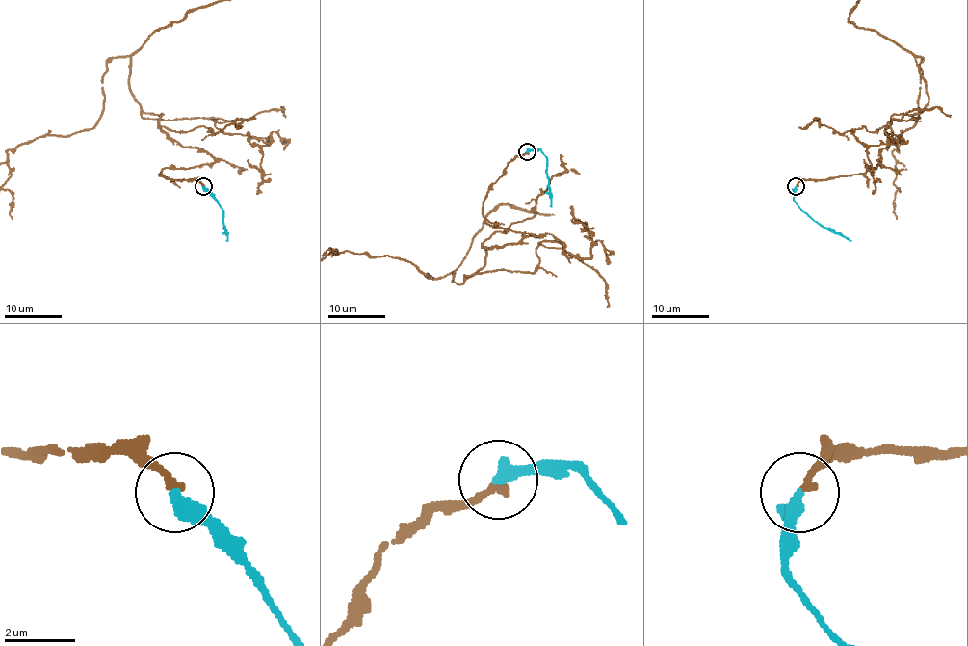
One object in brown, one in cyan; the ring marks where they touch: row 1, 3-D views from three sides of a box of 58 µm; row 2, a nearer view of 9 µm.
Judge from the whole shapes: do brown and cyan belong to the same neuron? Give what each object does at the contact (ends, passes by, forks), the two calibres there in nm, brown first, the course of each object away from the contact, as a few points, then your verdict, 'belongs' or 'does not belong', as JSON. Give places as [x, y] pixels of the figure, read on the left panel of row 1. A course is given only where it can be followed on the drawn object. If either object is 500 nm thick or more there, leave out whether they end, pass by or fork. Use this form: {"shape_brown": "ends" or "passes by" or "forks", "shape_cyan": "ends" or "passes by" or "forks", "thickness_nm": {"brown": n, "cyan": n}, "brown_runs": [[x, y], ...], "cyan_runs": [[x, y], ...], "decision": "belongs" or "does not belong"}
{"shape_brown": "ends", "shape_cyan": "ends", "thickness_nm": {"brown": 240, "cyan": 420}, "brown_runs": [[202, 185], [158, 175], [214, 161], [130, 88], [158, 29]], "cyan_runs": [[202, 187], [222, 211], [227, 241]], "decision": "belongs"}

